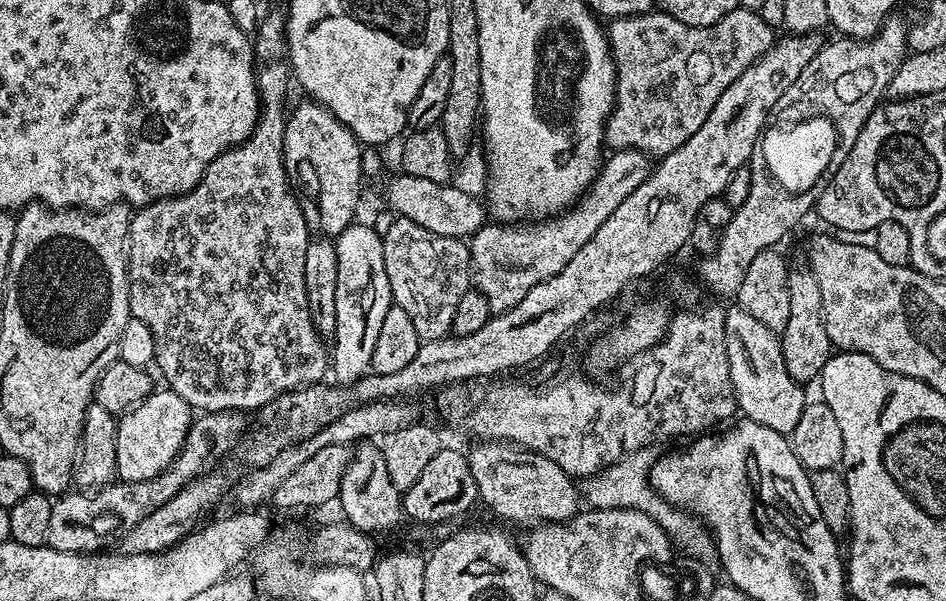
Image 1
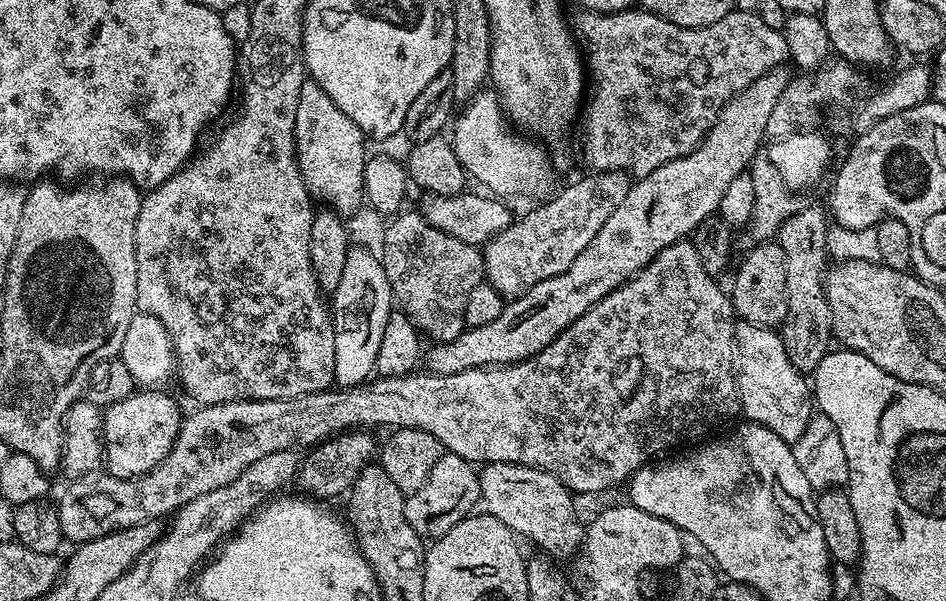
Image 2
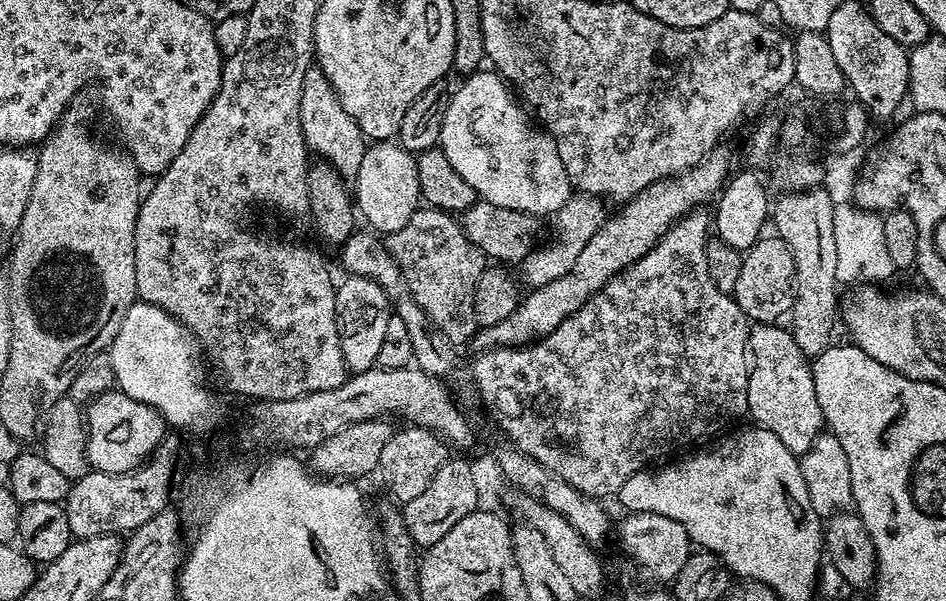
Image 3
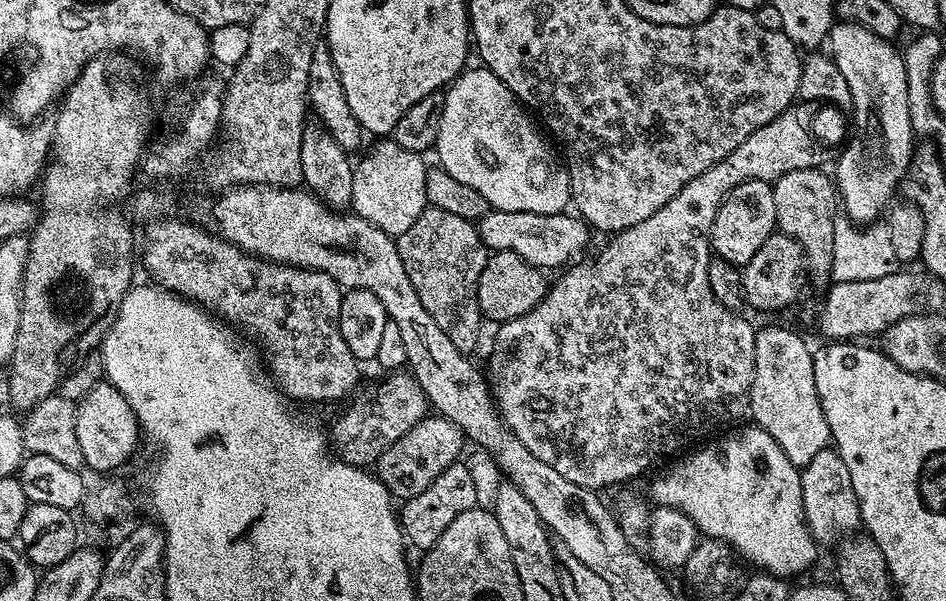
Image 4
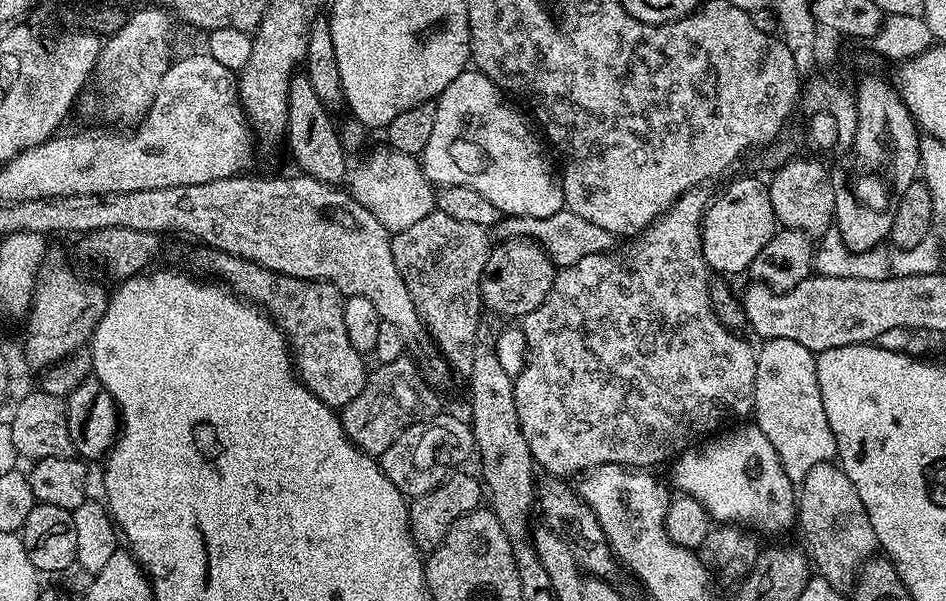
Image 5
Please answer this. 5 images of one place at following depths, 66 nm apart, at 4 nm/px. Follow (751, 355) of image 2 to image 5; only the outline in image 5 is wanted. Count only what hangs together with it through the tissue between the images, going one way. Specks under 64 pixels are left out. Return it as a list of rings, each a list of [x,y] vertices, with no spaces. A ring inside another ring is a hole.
[[[774,338],[759,345],[752,412],[756,427],[770,438],[770,446],[774,446],[782,462],[782,470],[786,470],[793,482],[804,480],[814,466],[837,459],[834,434],[830,422],[826,422],[826,406],[822,406],[816,356],[799,342],[793,342],[791,338]]]

